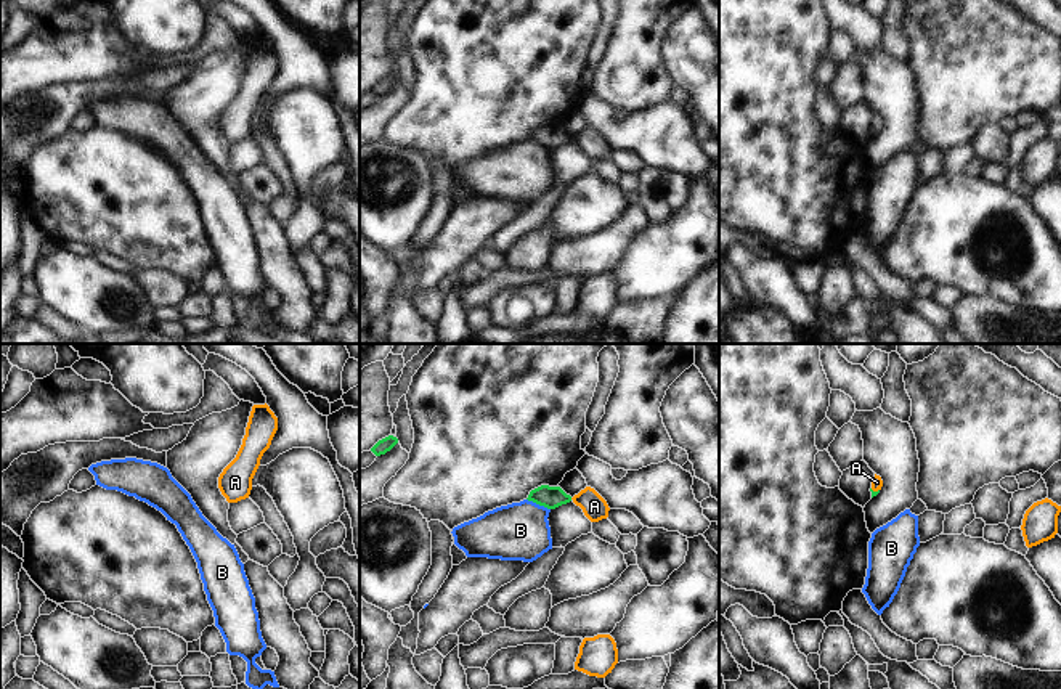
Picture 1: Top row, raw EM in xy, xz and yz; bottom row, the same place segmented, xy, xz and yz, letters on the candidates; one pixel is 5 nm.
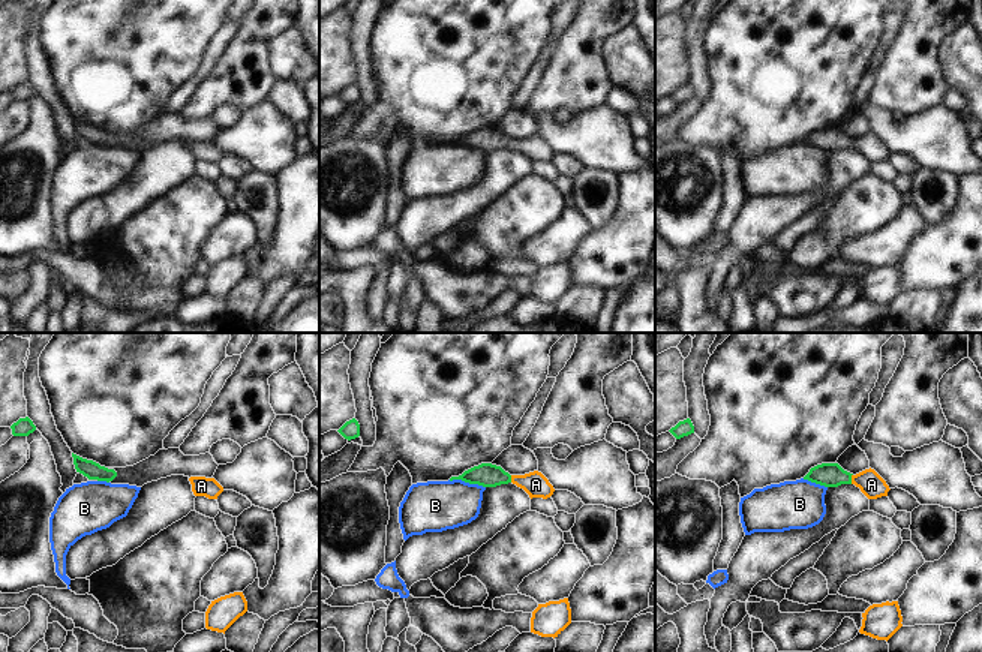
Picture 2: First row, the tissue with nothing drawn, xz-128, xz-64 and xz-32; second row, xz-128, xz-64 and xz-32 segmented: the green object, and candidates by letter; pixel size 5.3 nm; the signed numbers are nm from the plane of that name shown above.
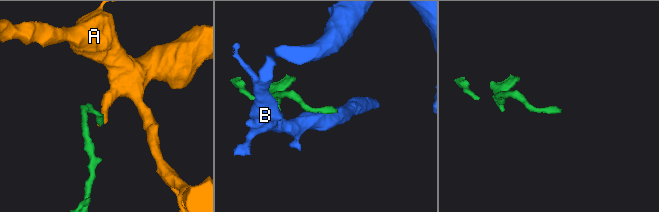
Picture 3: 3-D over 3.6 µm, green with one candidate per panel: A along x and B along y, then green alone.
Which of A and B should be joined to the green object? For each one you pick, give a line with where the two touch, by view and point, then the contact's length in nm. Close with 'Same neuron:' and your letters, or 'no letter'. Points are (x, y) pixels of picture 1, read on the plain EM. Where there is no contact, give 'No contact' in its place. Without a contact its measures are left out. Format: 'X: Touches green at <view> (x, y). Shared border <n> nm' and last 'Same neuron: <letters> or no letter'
A: Touches green at yz (875, 132). Shared border 50 nm
Same neuron: A.

